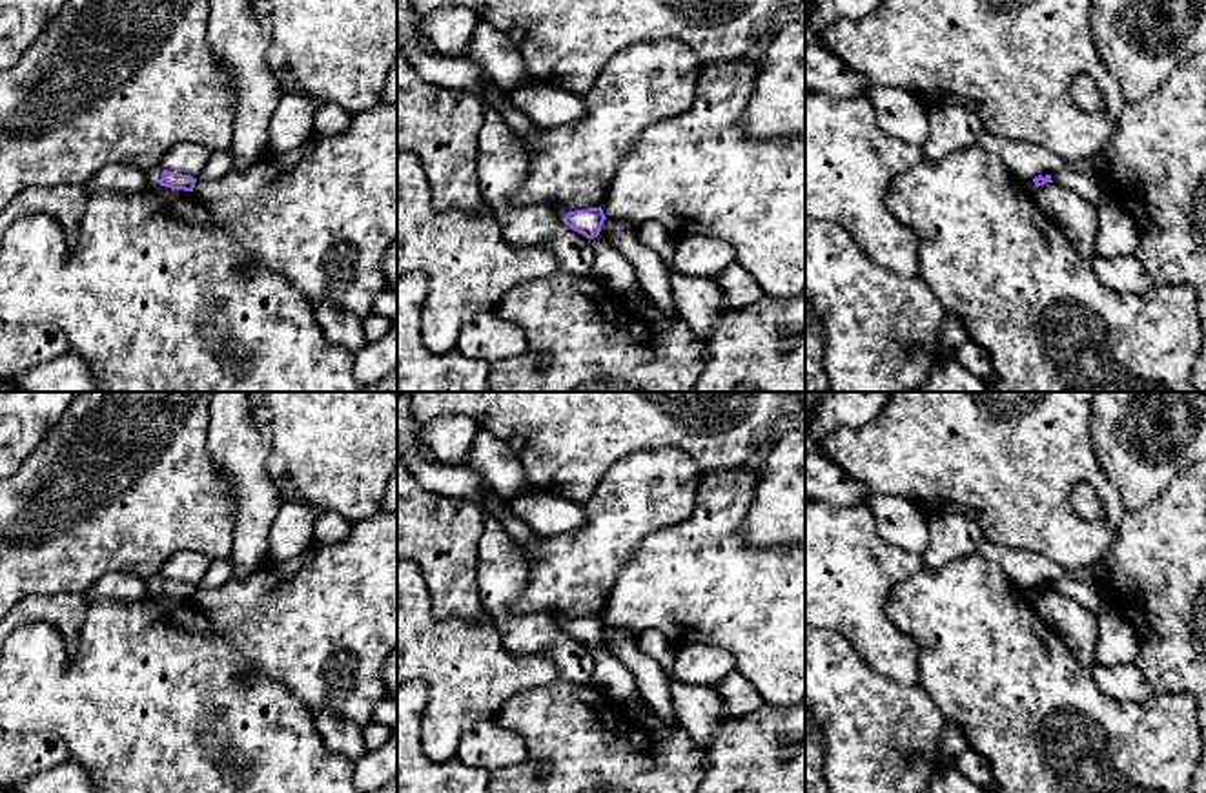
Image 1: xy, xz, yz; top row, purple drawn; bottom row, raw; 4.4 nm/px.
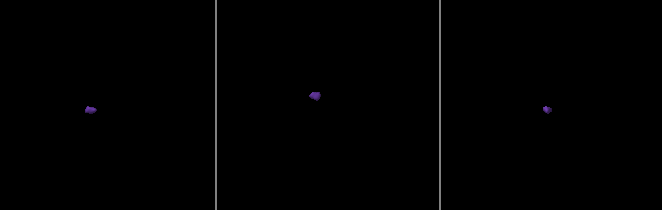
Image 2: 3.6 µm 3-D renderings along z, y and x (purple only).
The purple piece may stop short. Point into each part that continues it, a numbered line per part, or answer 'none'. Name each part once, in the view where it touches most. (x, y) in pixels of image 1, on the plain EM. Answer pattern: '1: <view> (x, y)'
1: xy (153, 584)
2: xz (611, 675)

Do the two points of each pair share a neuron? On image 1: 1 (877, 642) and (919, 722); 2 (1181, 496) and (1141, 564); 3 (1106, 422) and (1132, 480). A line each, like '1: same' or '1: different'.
1: different
2: same
3: same

